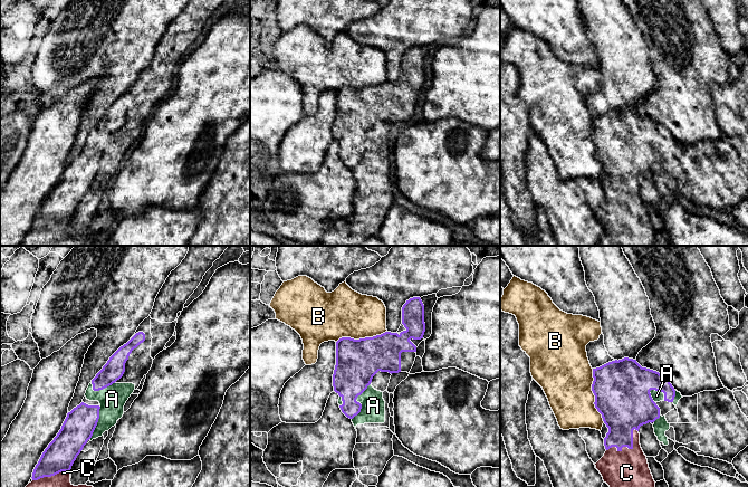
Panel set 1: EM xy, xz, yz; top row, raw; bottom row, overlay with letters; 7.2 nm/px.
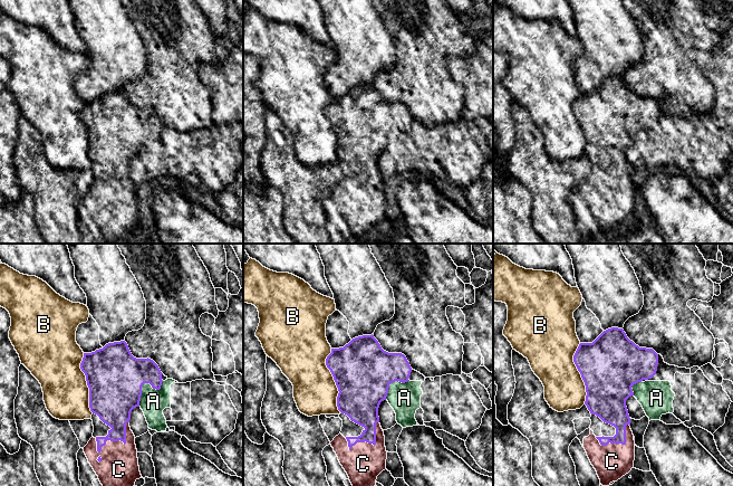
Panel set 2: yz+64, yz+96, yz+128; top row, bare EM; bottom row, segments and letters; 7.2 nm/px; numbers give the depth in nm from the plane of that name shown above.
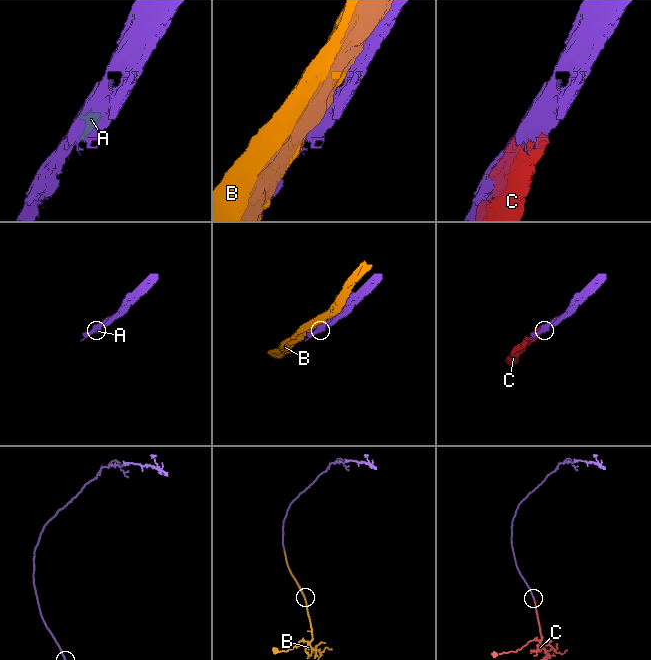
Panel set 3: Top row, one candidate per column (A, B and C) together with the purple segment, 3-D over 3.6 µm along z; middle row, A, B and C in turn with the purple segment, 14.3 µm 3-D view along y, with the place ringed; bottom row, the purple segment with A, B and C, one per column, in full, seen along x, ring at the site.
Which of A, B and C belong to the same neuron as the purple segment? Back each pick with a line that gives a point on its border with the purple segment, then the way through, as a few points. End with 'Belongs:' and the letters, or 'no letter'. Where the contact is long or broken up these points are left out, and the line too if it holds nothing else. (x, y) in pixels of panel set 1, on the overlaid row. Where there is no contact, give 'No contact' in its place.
C: Touches purple at yz (630, 448)
Belongs: C

